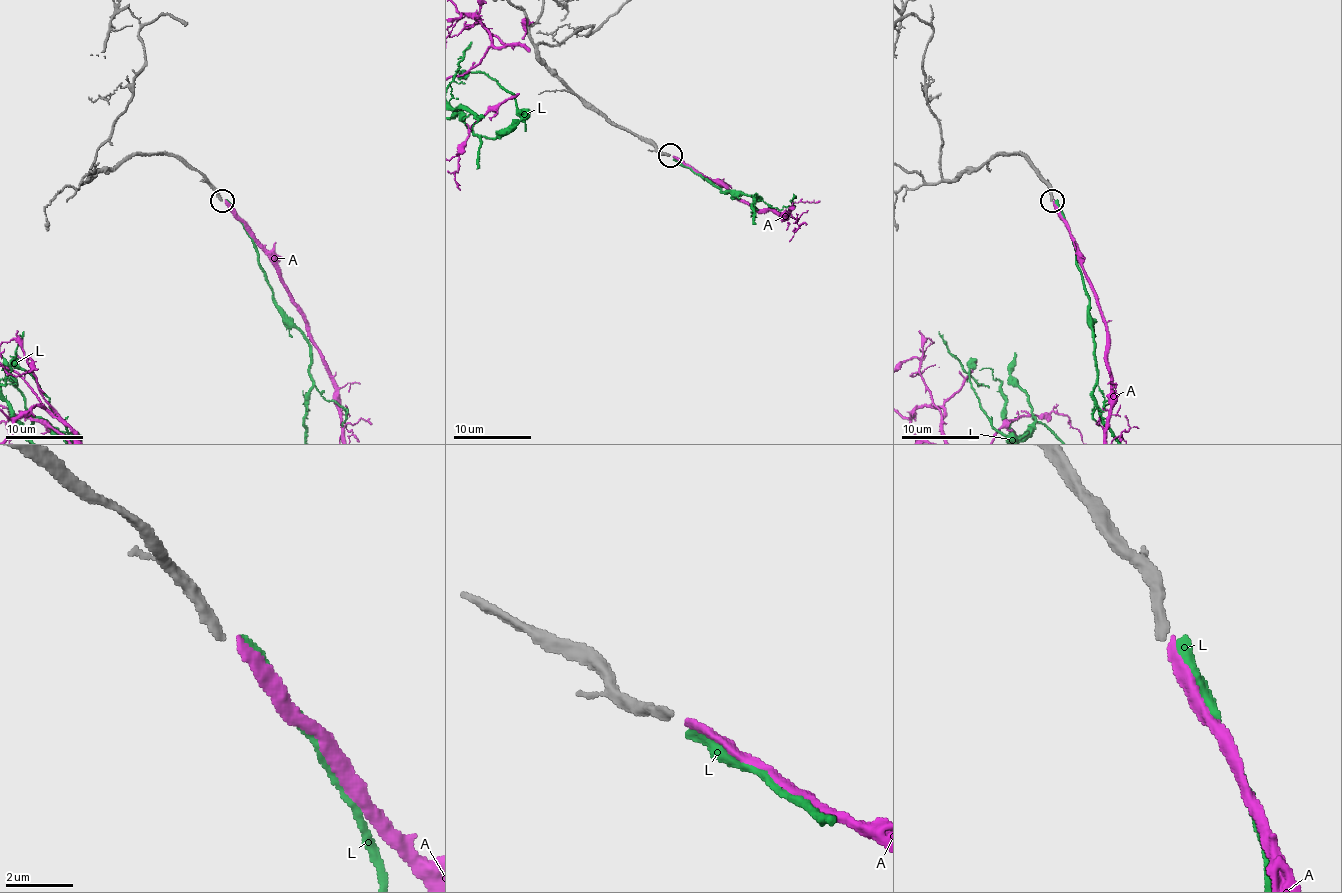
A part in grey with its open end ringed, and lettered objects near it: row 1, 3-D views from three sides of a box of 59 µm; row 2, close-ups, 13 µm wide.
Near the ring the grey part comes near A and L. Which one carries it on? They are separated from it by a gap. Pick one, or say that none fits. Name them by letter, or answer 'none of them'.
A

